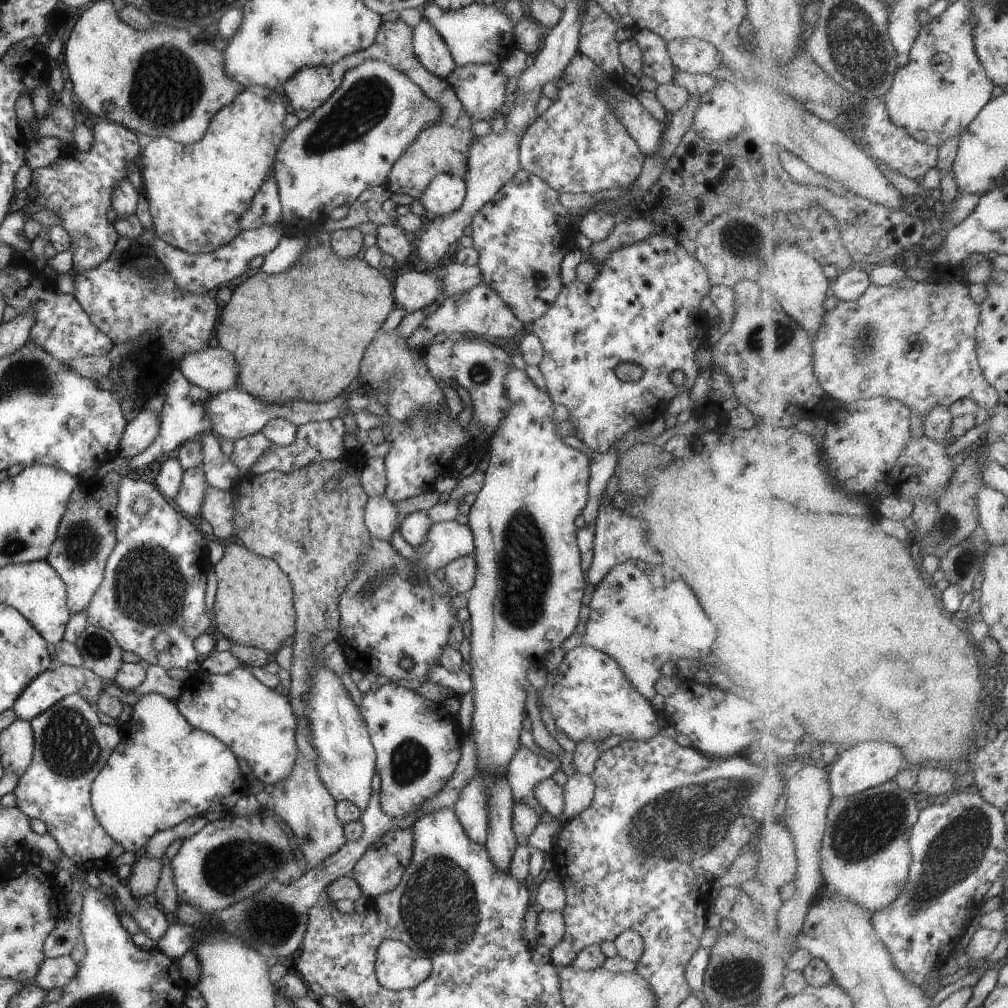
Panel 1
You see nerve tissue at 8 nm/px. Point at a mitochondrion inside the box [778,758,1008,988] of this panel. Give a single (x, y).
(861, 830)

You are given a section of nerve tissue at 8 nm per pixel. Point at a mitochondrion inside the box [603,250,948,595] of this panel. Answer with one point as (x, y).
(866, 337)

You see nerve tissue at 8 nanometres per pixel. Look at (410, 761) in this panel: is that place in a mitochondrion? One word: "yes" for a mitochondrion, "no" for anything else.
yes

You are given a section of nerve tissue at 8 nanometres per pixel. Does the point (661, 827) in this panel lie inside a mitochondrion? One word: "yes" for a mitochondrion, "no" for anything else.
yes

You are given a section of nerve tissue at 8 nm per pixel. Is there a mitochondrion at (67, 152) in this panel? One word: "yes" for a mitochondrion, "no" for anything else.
no

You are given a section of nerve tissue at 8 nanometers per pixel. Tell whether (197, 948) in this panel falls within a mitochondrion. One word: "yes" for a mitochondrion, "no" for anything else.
no

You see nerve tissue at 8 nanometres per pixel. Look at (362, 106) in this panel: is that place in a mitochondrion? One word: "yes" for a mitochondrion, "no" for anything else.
yes

